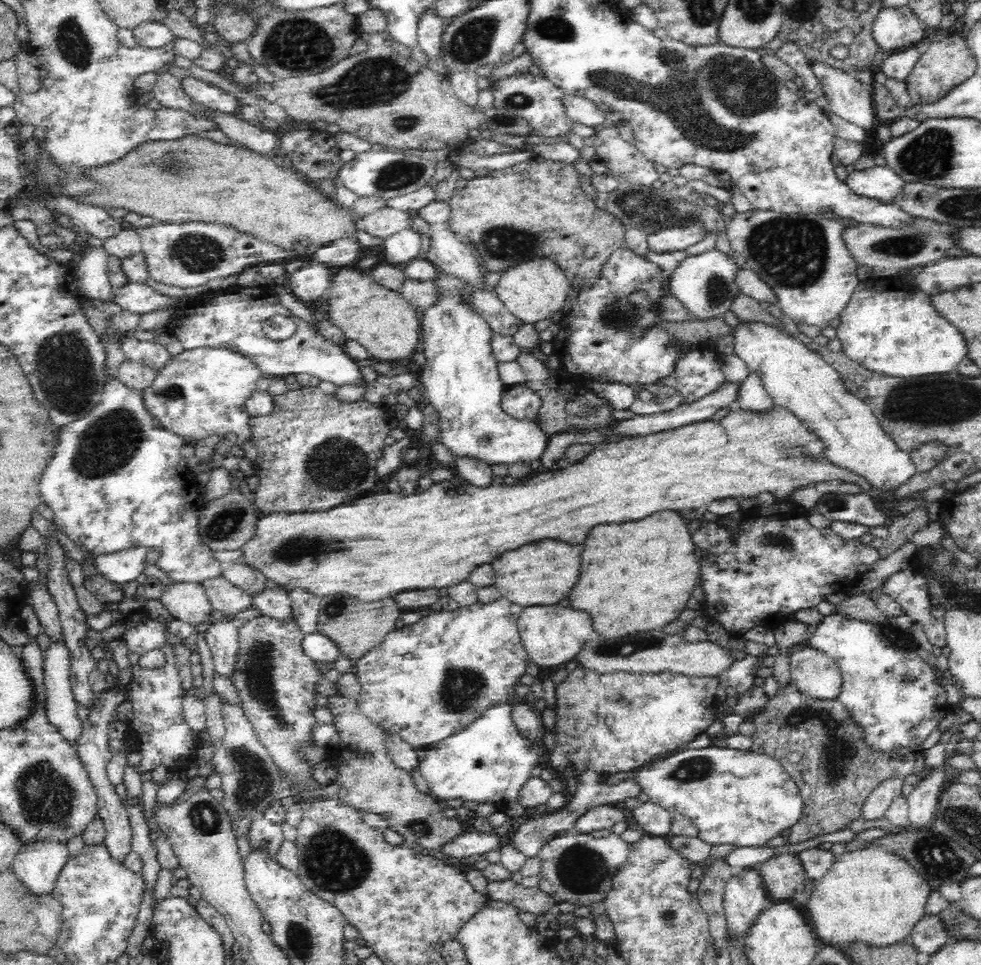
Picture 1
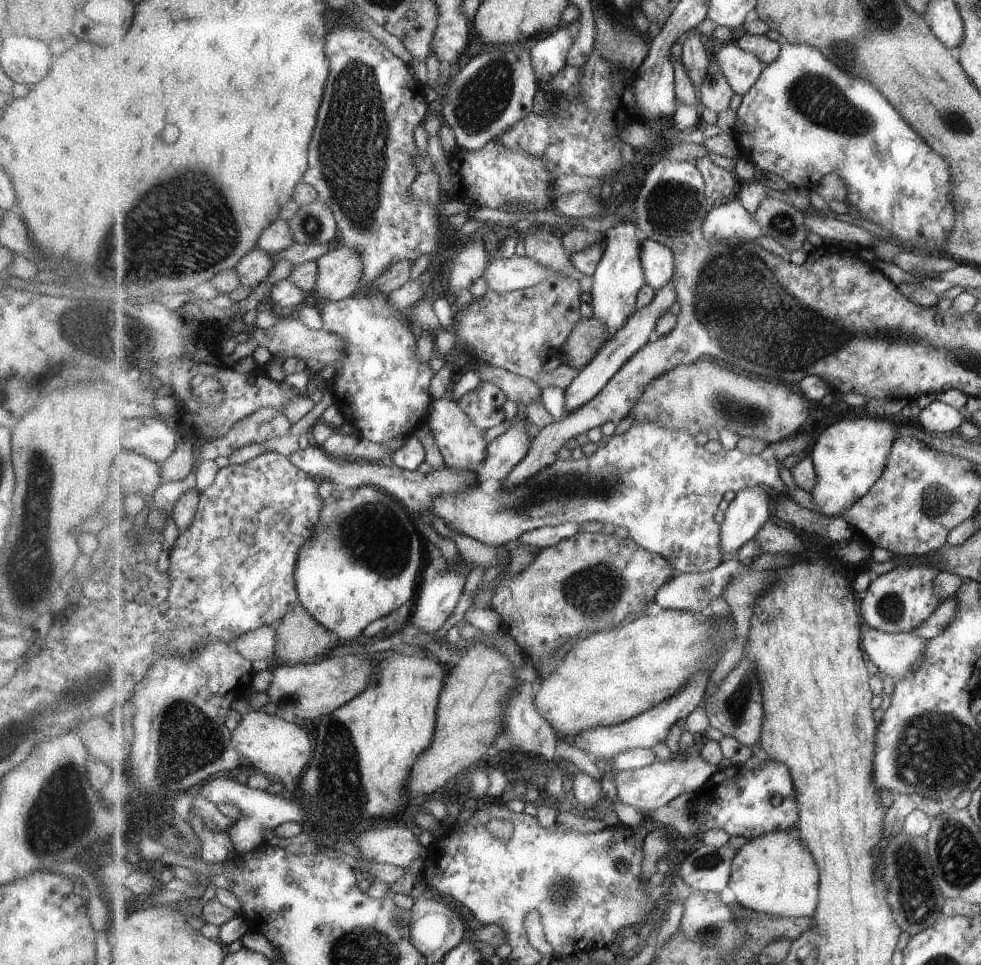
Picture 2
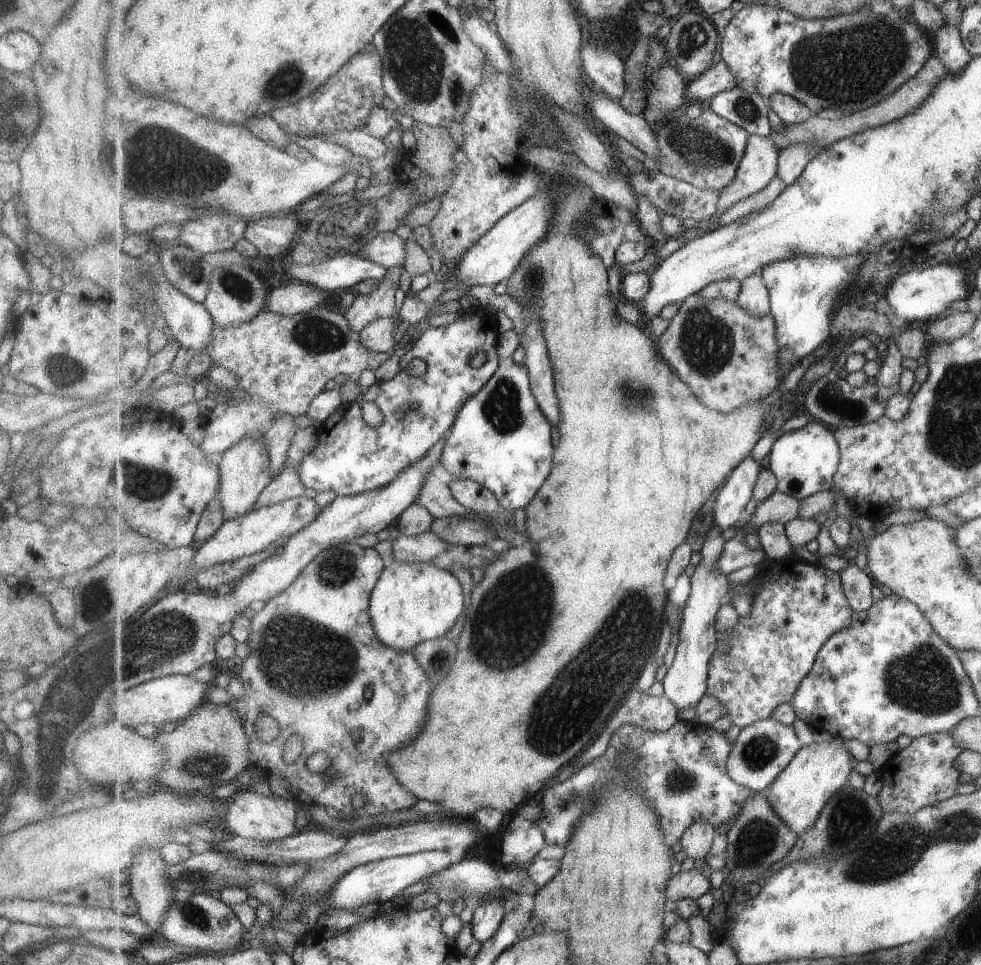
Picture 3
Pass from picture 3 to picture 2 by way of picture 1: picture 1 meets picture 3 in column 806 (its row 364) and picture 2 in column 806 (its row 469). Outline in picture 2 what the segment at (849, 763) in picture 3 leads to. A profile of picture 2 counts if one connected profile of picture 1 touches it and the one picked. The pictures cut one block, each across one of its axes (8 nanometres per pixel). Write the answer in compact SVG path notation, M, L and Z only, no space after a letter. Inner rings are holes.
M775 831L740 842L730 889L741 907L775 917L813 917L819 900L819 866L811 850L792 832Z

